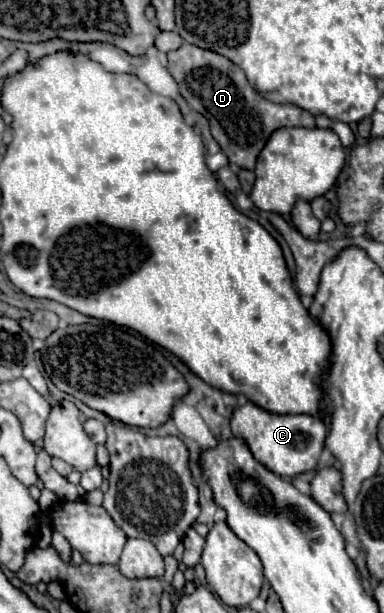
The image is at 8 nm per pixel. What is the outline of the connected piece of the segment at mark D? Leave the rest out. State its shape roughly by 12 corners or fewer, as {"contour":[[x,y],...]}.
{"contour":[[182,44],[166,70],[228,160],[254,170],[314,116],[258,94],[228,58]]}

